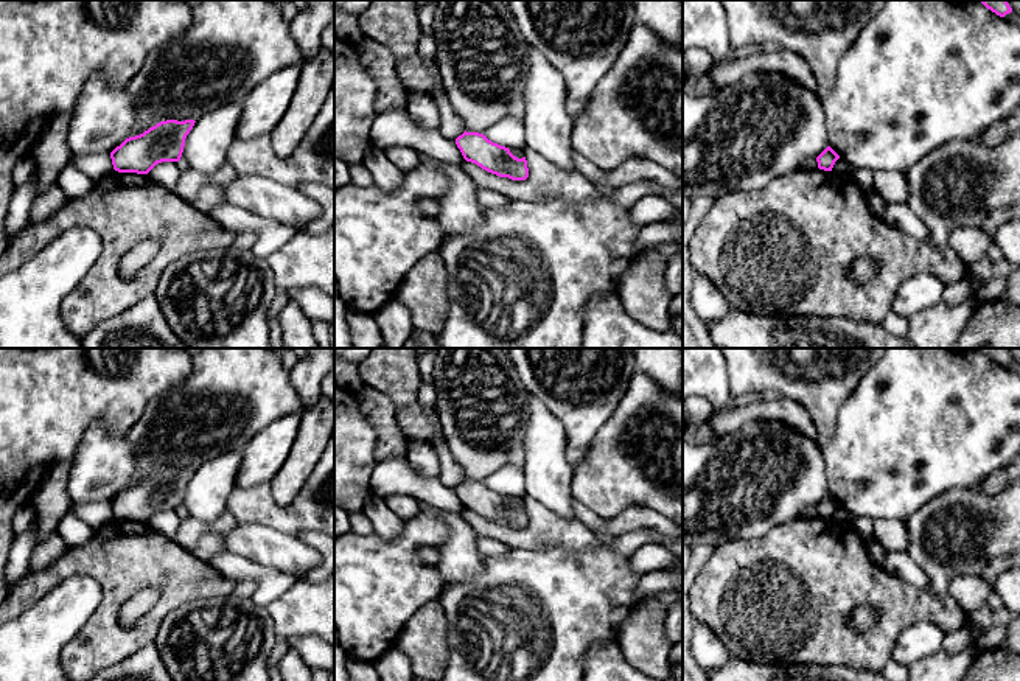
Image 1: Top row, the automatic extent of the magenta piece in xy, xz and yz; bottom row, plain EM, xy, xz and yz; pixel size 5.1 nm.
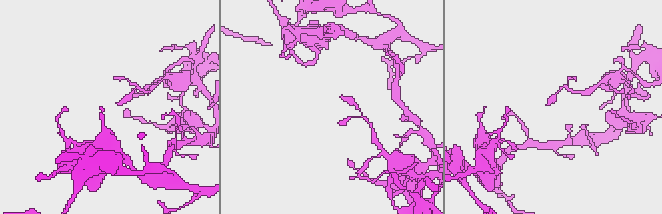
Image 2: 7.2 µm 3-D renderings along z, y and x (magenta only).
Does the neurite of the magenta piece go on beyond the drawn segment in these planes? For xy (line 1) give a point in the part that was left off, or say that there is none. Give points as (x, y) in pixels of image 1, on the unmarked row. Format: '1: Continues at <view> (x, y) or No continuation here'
1: No continuation here

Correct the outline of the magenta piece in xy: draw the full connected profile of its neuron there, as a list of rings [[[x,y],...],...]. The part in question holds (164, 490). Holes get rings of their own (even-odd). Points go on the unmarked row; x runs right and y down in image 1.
[[[166,468],[140,484],[126,487],[110,501],[114,518],[118,521],[148,522],[157,512],[179,510],[185,487],[194,468]]]

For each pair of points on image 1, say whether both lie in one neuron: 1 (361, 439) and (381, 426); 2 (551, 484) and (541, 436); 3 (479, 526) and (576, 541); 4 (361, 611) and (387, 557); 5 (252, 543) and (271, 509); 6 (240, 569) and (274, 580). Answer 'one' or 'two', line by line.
1: two
2: one
3: one
4: one
5: two
6: one

